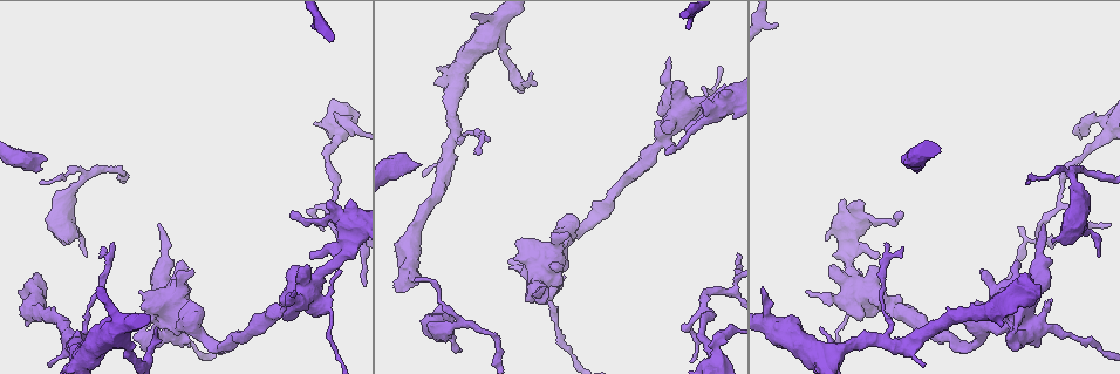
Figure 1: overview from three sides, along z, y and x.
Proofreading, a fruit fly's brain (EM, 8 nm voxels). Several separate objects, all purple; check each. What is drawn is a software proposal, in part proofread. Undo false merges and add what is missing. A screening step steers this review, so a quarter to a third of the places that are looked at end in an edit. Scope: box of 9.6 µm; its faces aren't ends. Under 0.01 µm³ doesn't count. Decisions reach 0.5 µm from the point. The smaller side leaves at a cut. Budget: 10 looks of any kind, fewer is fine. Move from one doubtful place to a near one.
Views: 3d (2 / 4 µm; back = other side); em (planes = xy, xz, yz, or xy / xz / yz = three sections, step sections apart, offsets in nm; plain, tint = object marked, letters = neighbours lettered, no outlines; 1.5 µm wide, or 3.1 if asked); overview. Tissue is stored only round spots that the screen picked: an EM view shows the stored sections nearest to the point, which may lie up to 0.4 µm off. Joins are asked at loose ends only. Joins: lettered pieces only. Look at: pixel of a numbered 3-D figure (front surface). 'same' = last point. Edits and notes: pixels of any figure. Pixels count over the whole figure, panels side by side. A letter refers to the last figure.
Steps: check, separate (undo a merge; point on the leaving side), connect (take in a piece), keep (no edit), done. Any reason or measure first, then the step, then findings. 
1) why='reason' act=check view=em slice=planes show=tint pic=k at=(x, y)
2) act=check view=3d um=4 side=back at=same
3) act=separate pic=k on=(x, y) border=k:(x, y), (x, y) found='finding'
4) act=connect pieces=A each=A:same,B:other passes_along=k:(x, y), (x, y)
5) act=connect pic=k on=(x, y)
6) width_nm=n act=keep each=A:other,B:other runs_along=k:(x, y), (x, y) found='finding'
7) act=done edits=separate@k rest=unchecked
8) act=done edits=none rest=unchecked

why='three arms meet' act=check view=3d um=4 pic=1 at=(704, 307)

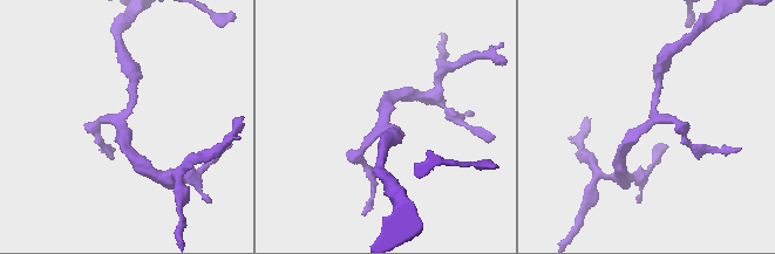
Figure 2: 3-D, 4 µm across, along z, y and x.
arms=3 act=check view=em slice=planes show=tint pic=2 at=(652, 114)

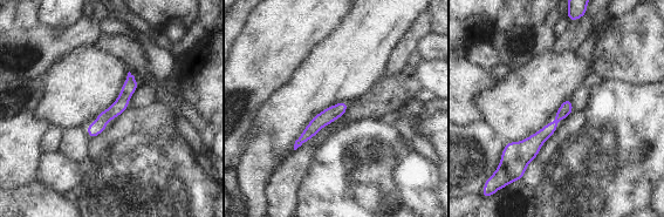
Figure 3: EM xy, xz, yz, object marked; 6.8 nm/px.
act=check view=em slice=planes show=letters at=same

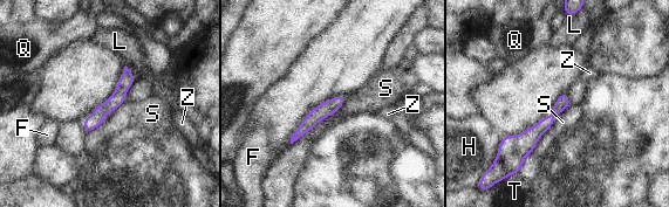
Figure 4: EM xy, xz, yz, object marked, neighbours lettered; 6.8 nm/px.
longest_contact=S:420nm act=keep each=F:other,H:other,L:other,Q:other,S:other,T:other,Z:other runs_along=4:(566, 97), (521, 145), (504, 147) found='all the same cell'

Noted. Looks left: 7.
why='free end' act=check view=em slice=planes show=tint pic=1 at=(112, 242)

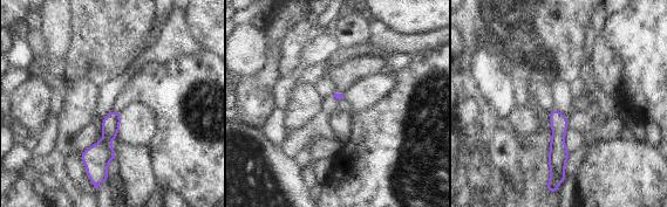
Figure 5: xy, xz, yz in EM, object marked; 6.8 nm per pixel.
why='what lies round it' act=check view=em slice=planes show=letters at=same

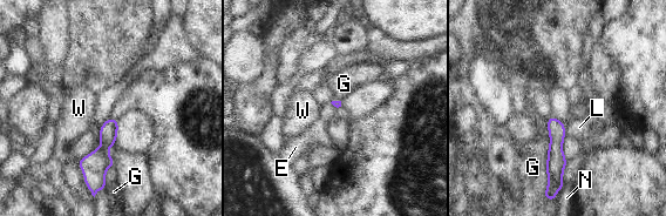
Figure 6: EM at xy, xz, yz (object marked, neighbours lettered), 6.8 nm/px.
longest_contact=G:380nm act=keep each=E:other,G:other,L:other,N:other,W:other found='no lettered piece goes on from it'

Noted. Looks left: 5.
why='an open end' act=check view=3d um=4 pic=1 at=(1005, 336)

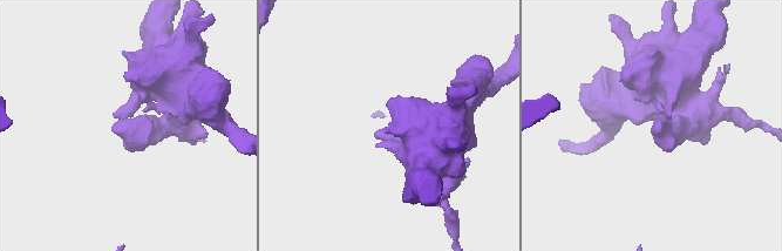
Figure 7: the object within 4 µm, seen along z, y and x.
why='now the EM' act=check view=em slice=planes show=letters pic=7 at=(377, 134)

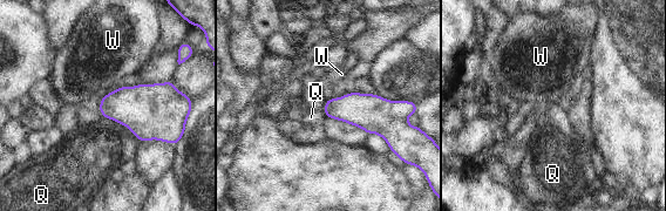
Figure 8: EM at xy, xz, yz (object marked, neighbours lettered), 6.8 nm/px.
act=keep each=Q:other,W:other border=8:(103, 116), (122, 123), (140, 142) found='none of them fits'

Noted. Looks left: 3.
why='free end' act=check view=3d um=2 pic=1 at=(296, 266)

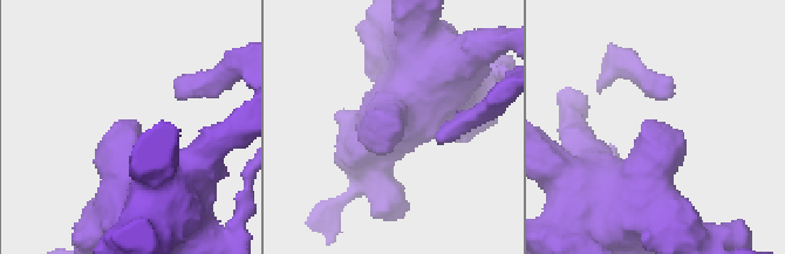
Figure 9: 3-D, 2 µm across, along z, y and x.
why='shape alone is not enough' act=check view=em slice=planes show=letters pic=9 at=(646, 122)

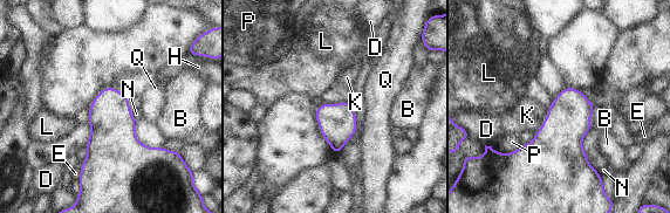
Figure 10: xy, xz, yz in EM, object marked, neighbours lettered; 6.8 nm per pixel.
width_nm=220 act=keep each=B:other,D:other,E:other,H:other,K:other,L:other,N:other,P:other,Q:other border=10:(548, 109), (541, 126), (535, 131) found='no lettered piece goes on from it'

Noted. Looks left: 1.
act=done edits=none rest=unchecked

